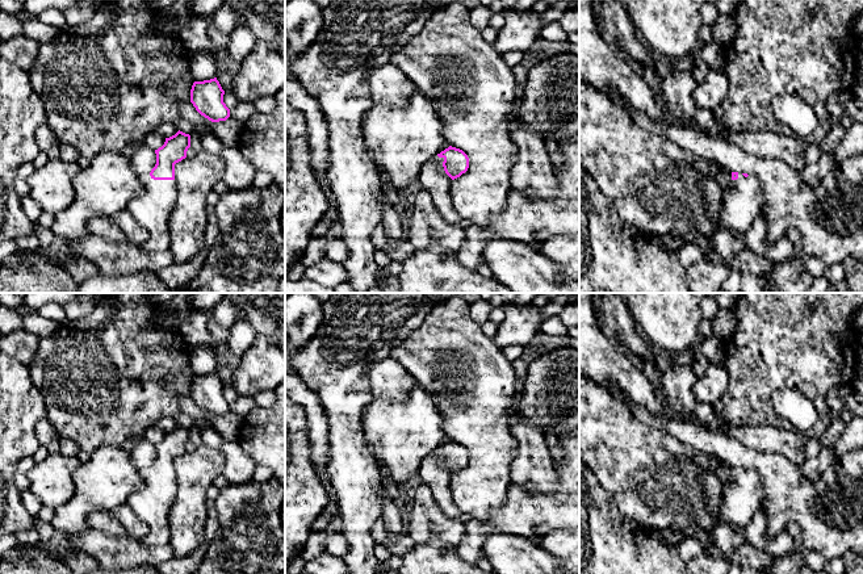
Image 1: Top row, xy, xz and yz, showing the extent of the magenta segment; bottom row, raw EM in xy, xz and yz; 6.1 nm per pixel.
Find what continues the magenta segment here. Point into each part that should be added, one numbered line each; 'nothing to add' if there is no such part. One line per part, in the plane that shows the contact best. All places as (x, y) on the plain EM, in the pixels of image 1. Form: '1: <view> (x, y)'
1: xy (153, 502)

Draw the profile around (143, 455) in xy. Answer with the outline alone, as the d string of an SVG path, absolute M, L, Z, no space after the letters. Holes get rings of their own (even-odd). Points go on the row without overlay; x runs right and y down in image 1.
M139 437L137 445L130 452L131 464L142 470L144 468L151 466L151 464L156 458L156 448L155 444L148 441L146 437Z

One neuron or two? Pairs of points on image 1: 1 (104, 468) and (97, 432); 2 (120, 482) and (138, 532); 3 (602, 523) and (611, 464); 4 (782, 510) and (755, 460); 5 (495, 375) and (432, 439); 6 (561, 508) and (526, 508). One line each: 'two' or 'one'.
1: two
2: two
3: two
4: one
5: two
6: one

